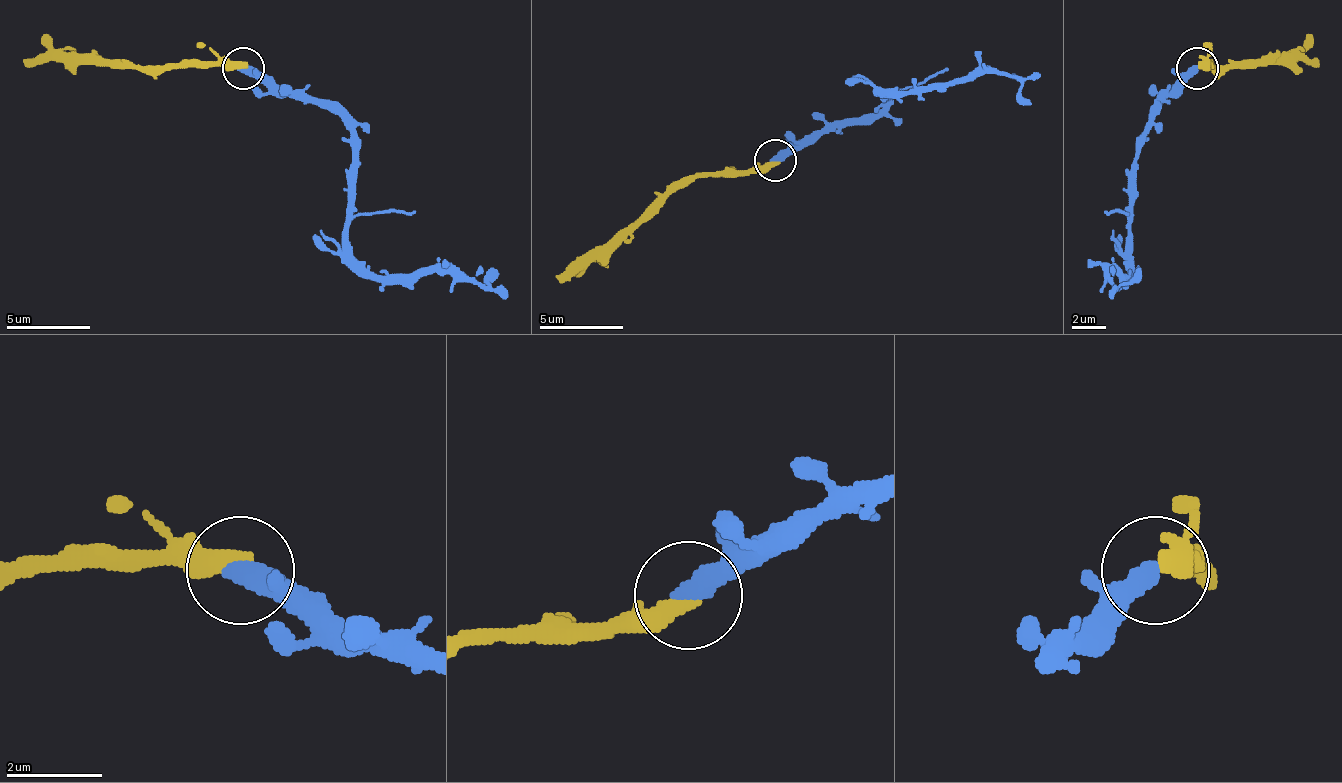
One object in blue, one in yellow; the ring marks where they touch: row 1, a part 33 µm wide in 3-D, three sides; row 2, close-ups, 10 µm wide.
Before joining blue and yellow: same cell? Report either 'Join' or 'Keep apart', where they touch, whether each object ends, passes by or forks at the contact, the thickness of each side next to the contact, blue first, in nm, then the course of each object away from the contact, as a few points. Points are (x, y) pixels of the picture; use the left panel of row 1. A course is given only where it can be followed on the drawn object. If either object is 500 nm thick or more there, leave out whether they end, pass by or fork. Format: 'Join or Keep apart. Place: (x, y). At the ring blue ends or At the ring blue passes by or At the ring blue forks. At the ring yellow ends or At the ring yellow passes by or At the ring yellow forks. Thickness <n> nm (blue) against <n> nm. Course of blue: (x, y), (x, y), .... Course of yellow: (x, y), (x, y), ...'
Join. Place: (243, 68). At the ring blue ends. At the ring yellow ends. Thickness 480 nm (blue) against 440 nm. Course of blue: (242, 69), (288, 94), (326, 103), (351, 132), (347, 249), (368, 270), (452, 270), (489, 283), (494, 266). Course of yellow: (242, 69), (162, 65), (24, 65)

